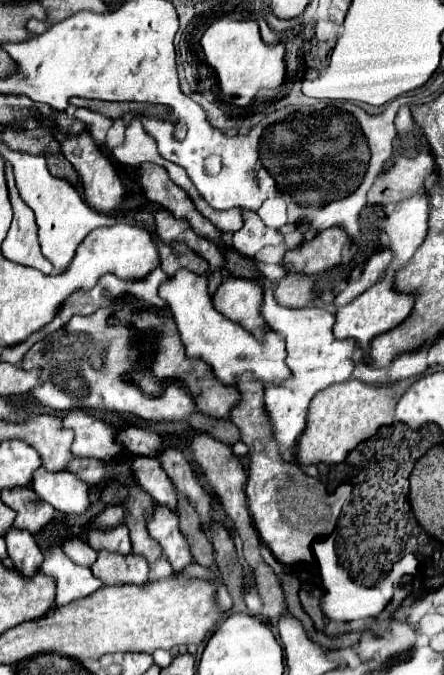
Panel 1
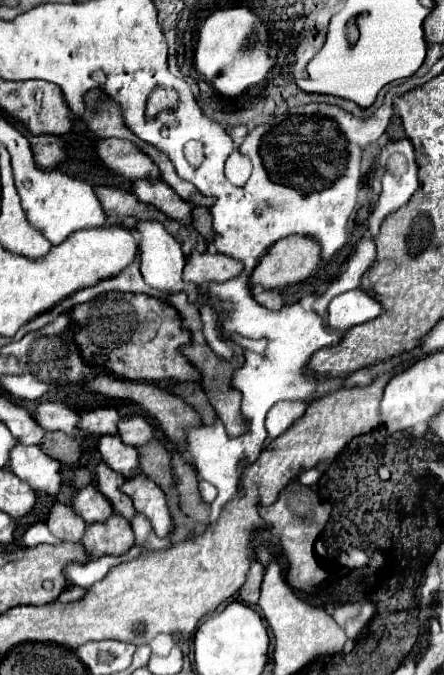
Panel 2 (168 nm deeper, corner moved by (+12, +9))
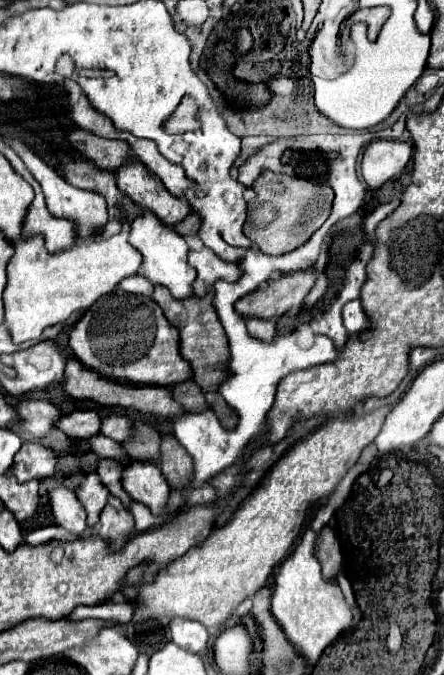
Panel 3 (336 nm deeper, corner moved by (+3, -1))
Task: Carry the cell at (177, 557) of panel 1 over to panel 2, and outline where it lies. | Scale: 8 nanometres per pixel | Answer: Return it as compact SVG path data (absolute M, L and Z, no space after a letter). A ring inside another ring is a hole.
M140 470L140 476L136 476L136 480L126 478L124 492L132 498L134 508L150 520L154 532L164 538L172 528L172 516L168 512L166 496L158 484L154 484L154 480L148 480L148 476L144 476Z

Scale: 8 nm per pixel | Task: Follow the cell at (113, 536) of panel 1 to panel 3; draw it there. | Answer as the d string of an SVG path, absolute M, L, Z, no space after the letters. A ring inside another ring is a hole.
M89 474L81 482L81 486L77 488L77 498L85 506L85 510L87 510L87 522L89 522L89 526L97 524L99 514L105 508L109 496L111 496L109 490L105 486L101 486L101 480L97 478L97 474Z

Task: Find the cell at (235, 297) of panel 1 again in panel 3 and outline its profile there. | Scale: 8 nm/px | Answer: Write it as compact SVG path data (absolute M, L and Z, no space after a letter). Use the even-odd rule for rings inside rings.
M203 248L199 252L191 250L189 252L189 264L197 270L197 280L193 284L195 296L205 296L217 280L237 282L243 274L237 264L217 258L209 248Z

